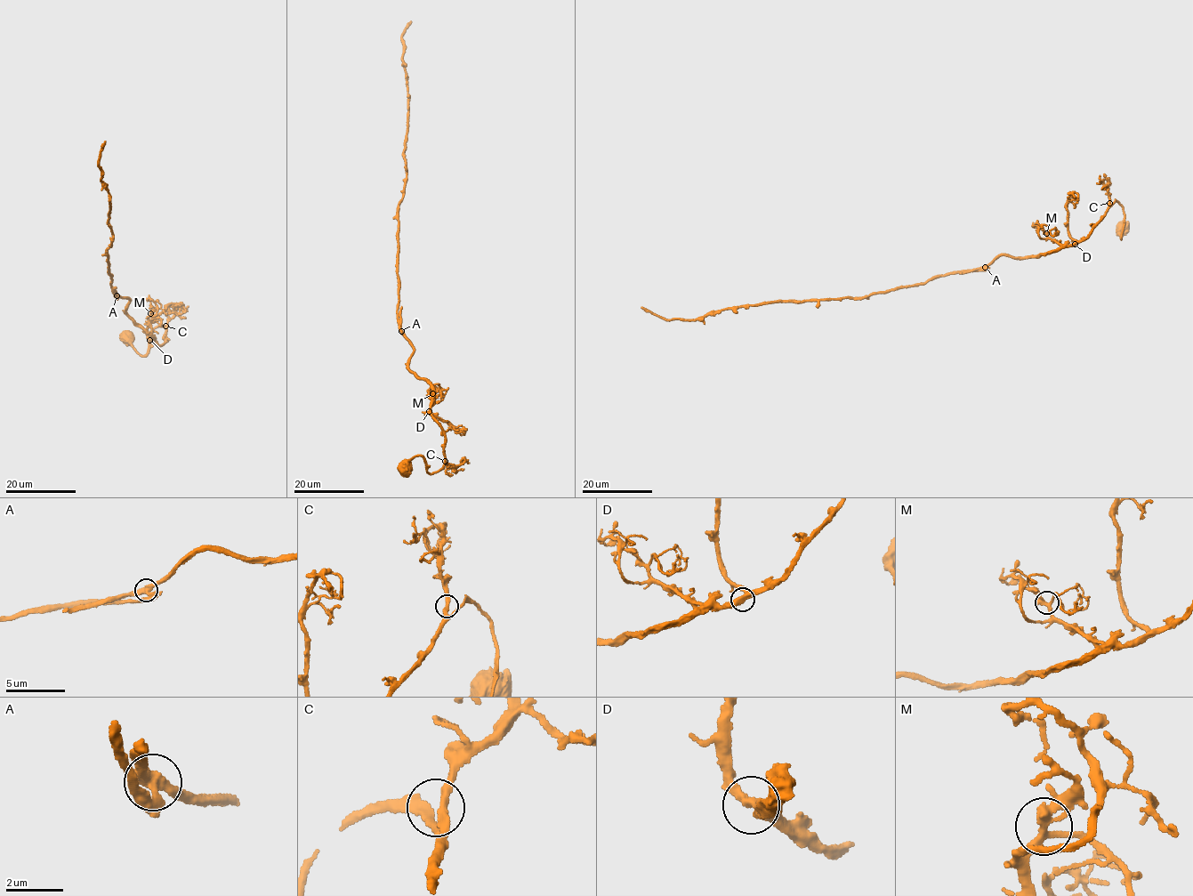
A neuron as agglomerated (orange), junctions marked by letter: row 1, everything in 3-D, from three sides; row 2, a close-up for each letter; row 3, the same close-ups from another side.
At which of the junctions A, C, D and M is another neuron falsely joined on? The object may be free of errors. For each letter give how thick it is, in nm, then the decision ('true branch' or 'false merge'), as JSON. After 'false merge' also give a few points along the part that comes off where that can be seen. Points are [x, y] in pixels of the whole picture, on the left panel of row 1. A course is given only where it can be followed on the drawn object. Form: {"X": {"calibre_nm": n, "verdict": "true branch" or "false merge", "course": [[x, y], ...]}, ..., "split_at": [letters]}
{"A": {"calibre_nm": 360, "verdict": "false merge", "course": [[117, 295], [113, 291], [106, 248], [110, 246], [113, 238], [108, 219], [110, 206], [98, 163], [105, 141]]}, "C": {"calibre_nm": 280, "verdict": "true branch"}, "D": {"calibre_nm": 380, "verdict": "true branch"}, "M": {"calibre_nm": 280, "verdict": "true branch"}, "split_at": ["A"]}

